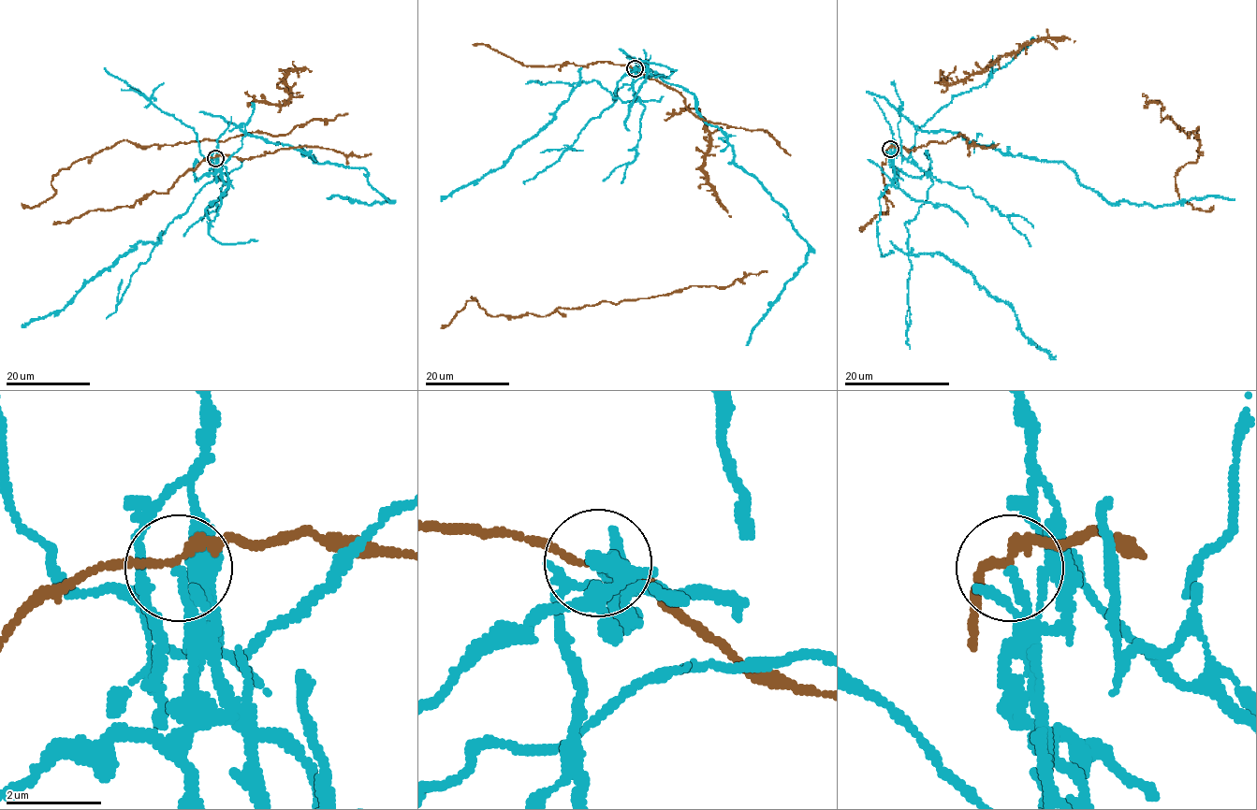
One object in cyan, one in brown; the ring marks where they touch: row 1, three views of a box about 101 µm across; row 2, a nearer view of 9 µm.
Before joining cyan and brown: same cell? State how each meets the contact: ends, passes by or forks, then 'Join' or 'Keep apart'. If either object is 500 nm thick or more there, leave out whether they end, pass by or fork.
At the ring cyan ends. At the ring brown passes by. Keep apart

